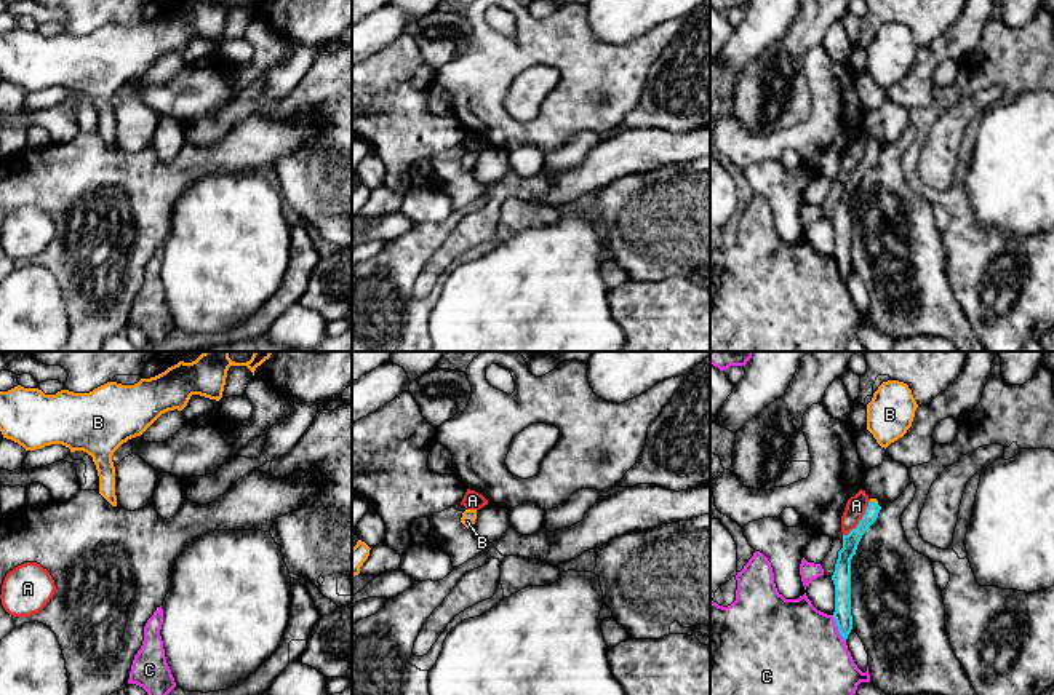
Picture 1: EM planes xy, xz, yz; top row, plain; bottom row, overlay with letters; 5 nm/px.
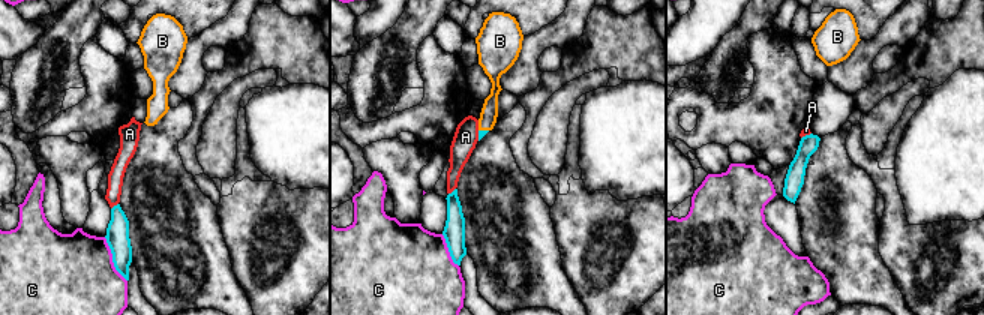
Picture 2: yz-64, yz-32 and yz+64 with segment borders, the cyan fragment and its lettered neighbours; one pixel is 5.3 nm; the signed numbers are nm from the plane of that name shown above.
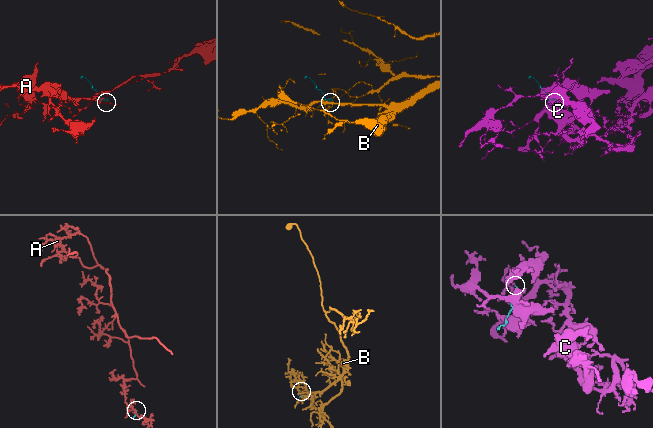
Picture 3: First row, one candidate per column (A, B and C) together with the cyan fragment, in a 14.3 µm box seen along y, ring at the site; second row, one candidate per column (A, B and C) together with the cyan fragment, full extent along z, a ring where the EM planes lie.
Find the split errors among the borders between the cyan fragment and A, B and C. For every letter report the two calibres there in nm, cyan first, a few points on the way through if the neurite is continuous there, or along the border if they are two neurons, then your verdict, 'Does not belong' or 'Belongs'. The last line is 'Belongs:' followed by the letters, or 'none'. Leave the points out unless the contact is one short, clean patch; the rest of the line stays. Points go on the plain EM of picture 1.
A: Thickness 80 nm (cyan) against 100 nm. Does not belong
B: Thickness 80 nm (cyan) against 20 nm. Path across: yz (851, 182), (870, 158), (874, 144), (875, 142). Belongs
C: Thickness 100 nm (cyan) against 480 nm. Boundary: yz (832, 258), (845, 283). Does not belong
Belongs: B

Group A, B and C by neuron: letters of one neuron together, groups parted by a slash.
A / B / C

